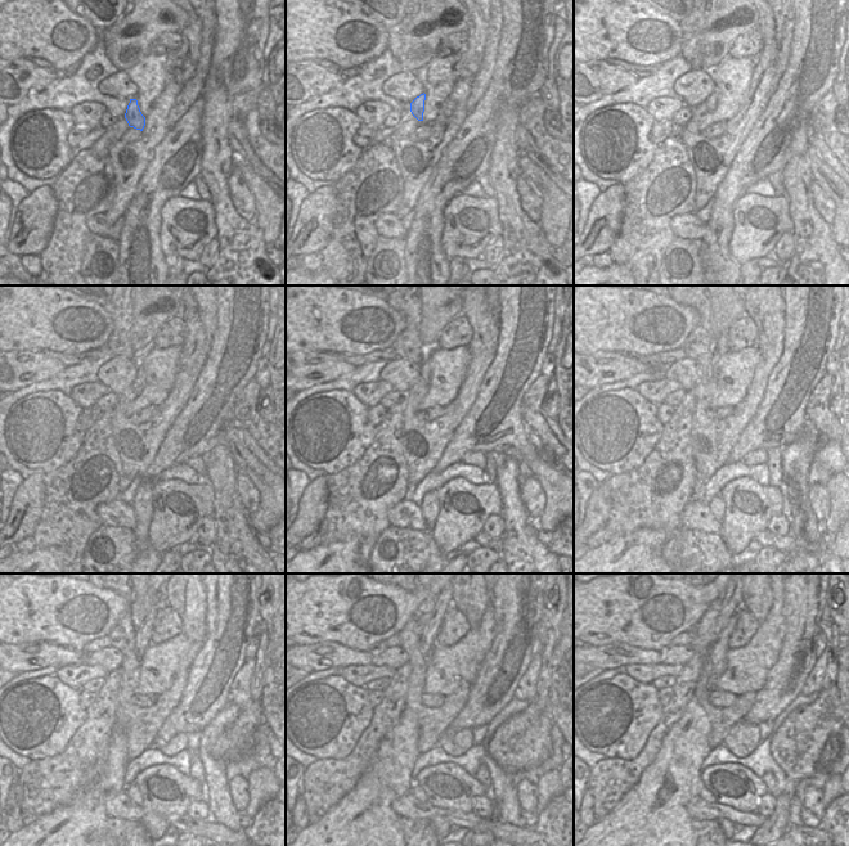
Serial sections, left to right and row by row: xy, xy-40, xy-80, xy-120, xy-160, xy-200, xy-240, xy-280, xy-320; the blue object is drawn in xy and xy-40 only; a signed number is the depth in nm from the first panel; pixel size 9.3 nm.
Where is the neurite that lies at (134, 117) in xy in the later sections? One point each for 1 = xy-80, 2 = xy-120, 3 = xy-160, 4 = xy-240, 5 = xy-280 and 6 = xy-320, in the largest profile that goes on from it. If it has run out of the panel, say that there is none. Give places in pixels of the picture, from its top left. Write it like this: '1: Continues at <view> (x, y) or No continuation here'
1: Continues at xy-80 (710, 103)
2: Continues at xy-120 (139, 382)
3: Continues at xy-160 (425, 370)
4: Continues at xy-240 (143, 633)
5: Continues at xy-280 (430, 629)
6: Continues at xy-320 (732, 599)

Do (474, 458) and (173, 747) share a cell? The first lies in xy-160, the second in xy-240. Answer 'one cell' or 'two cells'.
one cell

